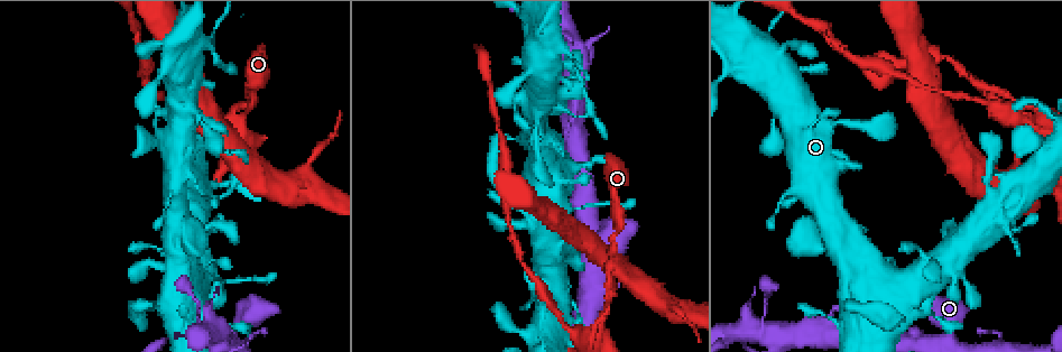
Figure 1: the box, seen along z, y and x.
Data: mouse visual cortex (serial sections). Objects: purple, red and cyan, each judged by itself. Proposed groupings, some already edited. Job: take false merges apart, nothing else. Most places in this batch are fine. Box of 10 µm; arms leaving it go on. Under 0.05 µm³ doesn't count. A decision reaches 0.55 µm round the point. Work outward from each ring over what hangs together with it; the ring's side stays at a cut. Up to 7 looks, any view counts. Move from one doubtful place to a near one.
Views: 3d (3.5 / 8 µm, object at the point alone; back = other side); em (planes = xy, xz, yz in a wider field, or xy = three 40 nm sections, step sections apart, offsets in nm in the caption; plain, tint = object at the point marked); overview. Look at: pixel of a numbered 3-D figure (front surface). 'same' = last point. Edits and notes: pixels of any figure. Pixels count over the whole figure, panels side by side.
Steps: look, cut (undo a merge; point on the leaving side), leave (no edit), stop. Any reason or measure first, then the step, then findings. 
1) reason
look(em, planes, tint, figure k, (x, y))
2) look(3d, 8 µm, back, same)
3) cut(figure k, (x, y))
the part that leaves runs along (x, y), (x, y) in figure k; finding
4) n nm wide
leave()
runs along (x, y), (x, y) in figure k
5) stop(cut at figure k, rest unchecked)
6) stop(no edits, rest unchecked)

calibre changes
look(3d, 3.5 µm, figure 1, (199, 267))

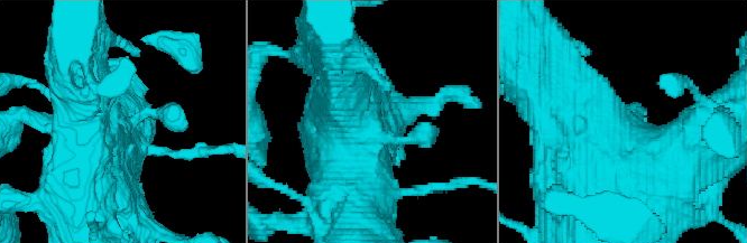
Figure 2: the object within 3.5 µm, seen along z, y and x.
need the tissue
look(em, xy, step 5, tint, figure 2, (124, 126))

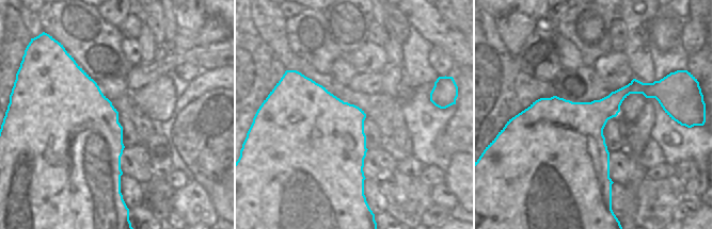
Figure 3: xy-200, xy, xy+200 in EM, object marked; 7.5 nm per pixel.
leave()
one cell here

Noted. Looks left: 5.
abrupt turn
look(3d, 3.5 µm, figure 1, (238, 123))

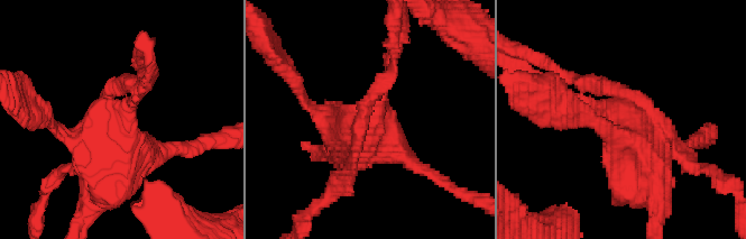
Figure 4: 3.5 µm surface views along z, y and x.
now the EM
look(em, xy, step 3, tint, figure 4, (117, 123))

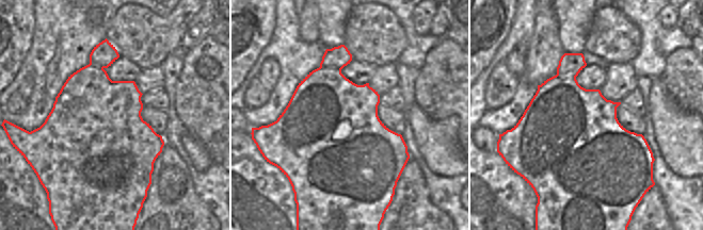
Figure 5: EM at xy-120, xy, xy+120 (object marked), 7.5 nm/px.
cut(figure 4, (687, 164))
a second cell is stuck on

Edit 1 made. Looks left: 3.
look(em, xy, step 5, tint, figure 1, (750, 60))

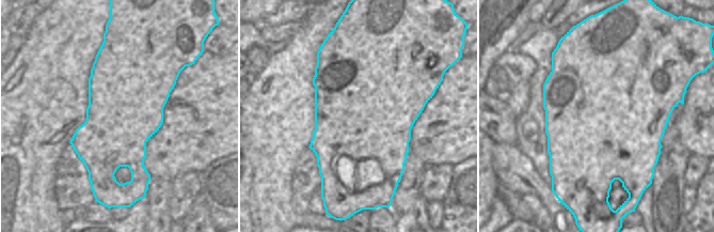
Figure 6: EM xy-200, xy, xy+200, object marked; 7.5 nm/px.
see where the arms go
look(3d, 3.5 µm, same)

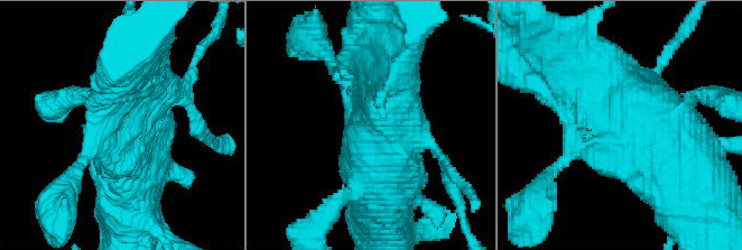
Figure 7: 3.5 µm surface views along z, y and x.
leave()
runs along (702, 172), (665, 123), (599, 68) in figure 7; continuous, no second cell

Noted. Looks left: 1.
stop(cut at figure 4, rest unchecked)

